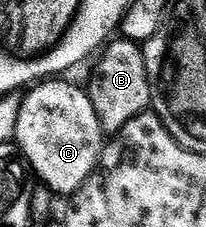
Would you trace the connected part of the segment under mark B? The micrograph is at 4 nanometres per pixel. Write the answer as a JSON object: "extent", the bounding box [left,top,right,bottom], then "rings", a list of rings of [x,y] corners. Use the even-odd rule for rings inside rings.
{"extent":[87,41,155,132],"rings":[[[110,41],[100,51],[96,59],[97,67],[93,70],[93,79],[87,83],[89,99],[95,104],[101,127],[107,132],[128,127],[134,119],[146,113],[150,109],[155,89],[147,72],[144,49],[133,41],[118,41]]]}

